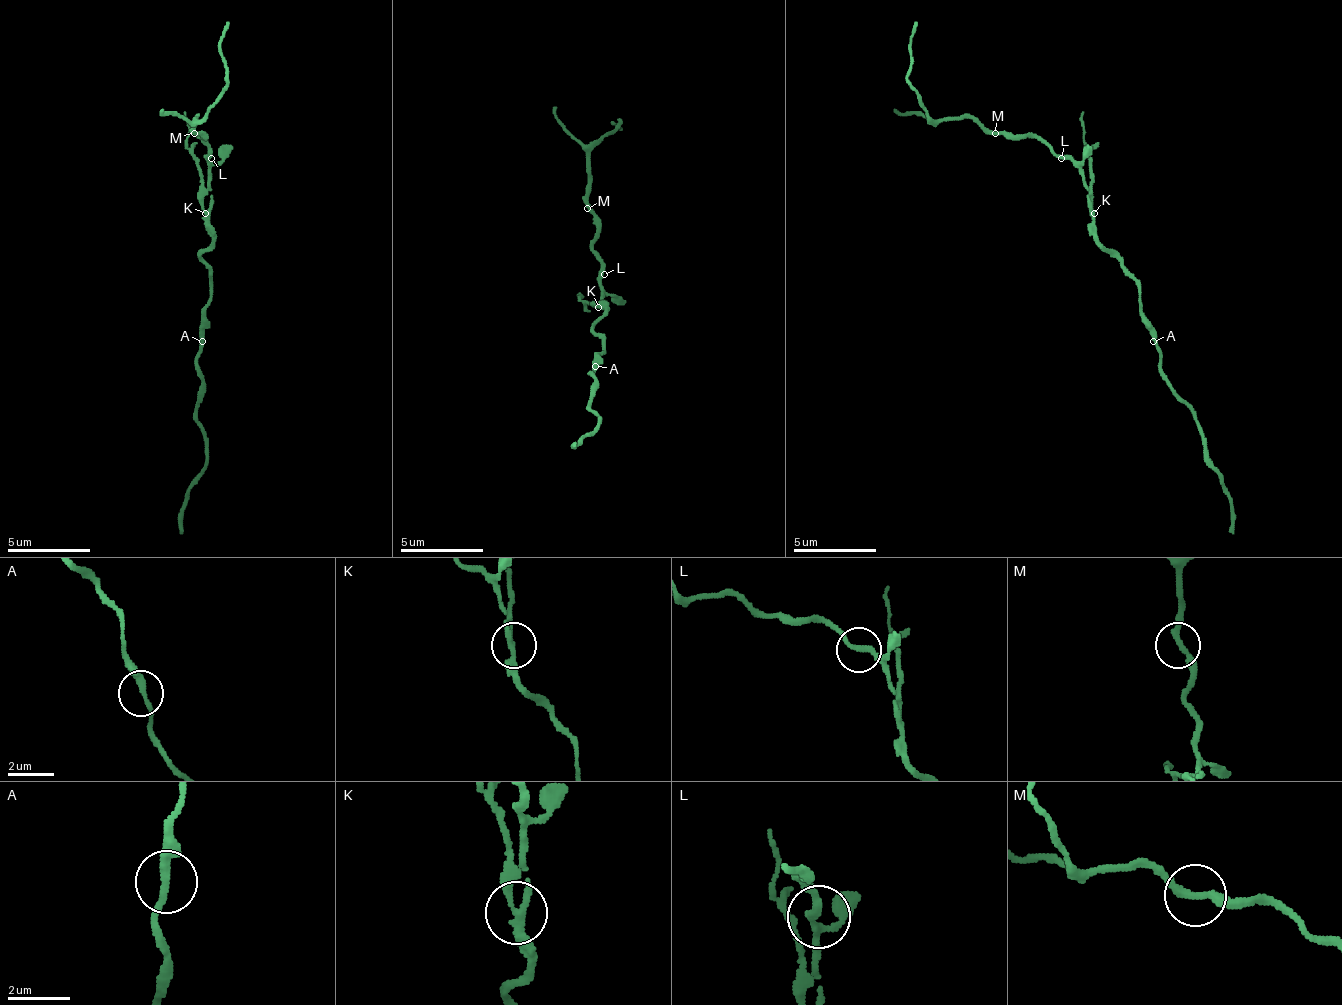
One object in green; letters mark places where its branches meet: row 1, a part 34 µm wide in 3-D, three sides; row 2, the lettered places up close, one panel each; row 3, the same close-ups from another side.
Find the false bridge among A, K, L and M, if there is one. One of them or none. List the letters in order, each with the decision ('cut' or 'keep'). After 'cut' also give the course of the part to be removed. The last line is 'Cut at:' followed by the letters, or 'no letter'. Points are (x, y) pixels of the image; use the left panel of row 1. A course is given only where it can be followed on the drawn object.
A: keep
K: cut; course (206, 212), (198, 158), (186, 145), (186, 112)
L: keep
M: keep
Cut at: K

